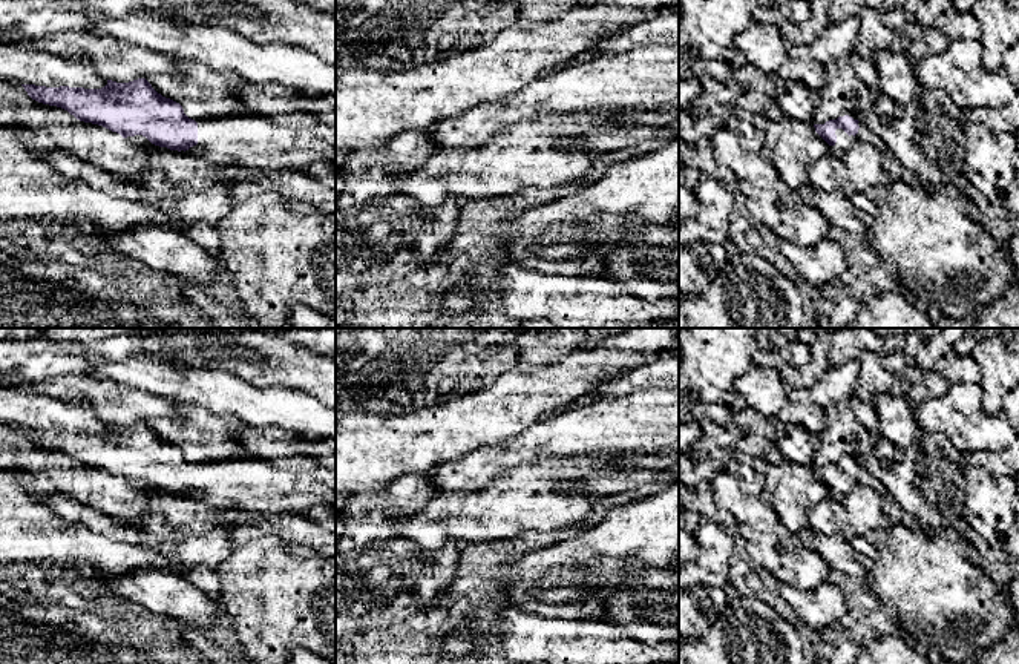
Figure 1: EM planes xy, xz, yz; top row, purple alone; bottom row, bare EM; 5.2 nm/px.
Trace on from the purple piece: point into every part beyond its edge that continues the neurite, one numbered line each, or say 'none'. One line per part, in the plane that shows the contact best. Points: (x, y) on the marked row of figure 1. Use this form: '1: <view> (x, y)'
1: yz (843, 143)

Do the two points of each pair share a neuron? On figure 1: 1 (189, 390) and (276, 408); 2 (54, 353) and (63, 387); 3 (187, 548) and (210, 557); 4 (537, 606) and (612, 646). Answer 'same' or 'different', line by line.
1: same
2: different
3: same
4: different

